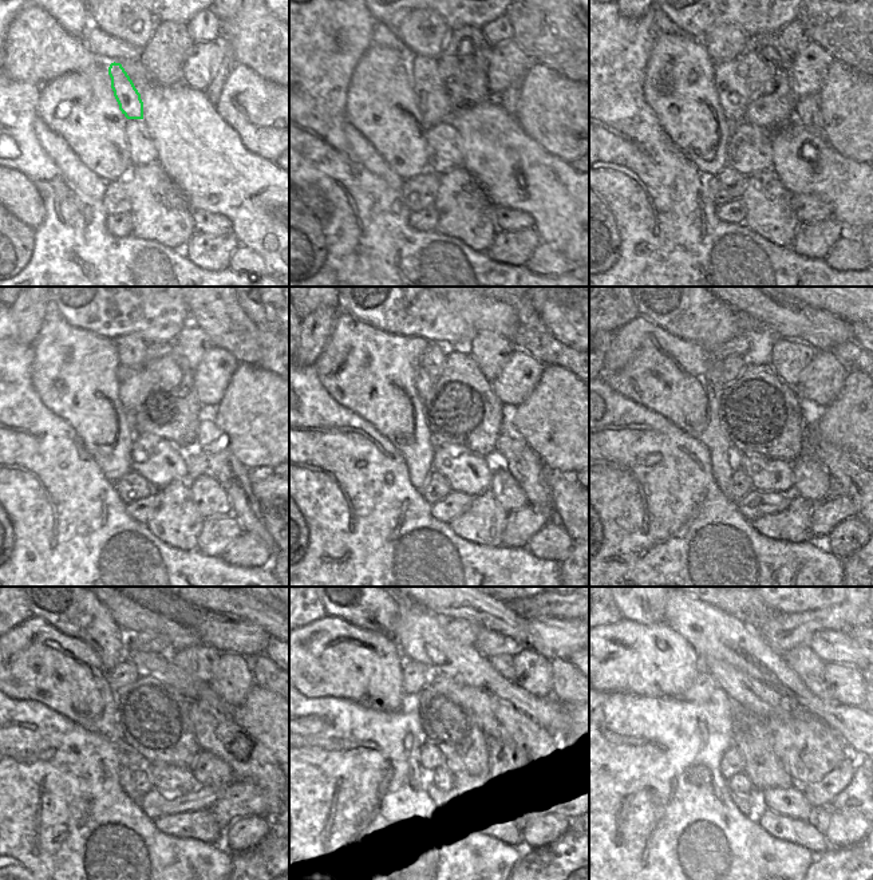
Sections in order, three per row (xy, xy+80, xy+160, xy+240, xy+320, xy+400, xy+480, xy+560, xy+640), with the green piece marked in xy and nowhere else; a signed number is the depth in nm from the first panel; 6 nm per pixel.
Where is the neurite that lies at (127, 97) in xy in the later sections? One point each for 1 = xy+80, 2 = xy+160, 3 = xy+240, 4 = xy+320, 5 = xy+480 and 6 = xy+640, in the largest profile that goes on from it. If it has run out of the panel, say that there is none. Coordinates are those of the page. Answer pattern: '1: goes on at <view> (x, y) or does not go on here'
1: goes on at xy+80 (431, 97)
2: goes on at xy+160 (738, 82)
3: goes on at xy+240 (135, 385)
4: goes on at xy+320 (423, 383)
5: goes on at xy+480 (79, 614)
6: goes on at xy+640 (648, 614)

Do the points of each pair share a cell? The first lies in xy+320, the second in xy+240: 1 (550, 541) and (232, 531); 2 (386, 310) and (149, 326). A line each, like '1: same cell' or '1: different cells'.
1: different cells
2: same cell

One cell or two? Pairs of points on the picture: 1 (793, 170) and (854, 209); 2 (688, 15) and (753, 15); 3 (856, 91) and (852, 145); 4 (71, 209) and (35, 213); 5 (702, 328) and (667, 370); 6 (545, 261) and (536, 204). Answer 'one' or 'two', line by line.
1: one
2: one
3: one
4: two
5: two
6: two

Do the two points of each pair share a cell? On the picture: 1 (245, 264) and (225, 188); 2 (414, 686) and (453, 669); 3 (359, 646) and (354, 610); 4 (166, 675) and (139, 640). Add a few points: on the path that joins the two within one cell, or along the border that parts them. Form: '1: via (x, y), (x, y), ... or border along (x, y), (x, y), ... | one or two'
1: border along (240, 244), (252, 249), (265, 264) | two
2: border along (403, 661), (422, 663), (433, 675) | two
3: border along (328, 614), (387, 636) | two
4: border along (127, 651), (157, 651), (160, 654) | two

